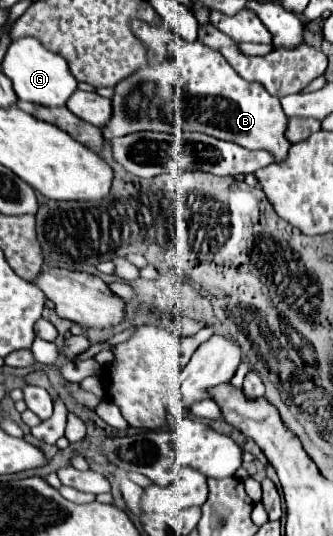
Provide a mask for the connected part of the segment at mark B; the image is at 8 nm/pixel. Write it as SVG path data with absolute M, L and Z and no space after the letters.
M131 19L129 27L149 49L149 65L115 85L111 99L113 115L107 125L101 127L103 139L153 131L153 121L169 121L181 131L199 131L223 141L233 141L245 149L269 149L277 161L287 157L291 147L291 143L285 141L287 115L279 99L269 95L263 85L241 79L221 53L199 41L177 43L177 33L167 39L167 27L155 27L141 19Z

